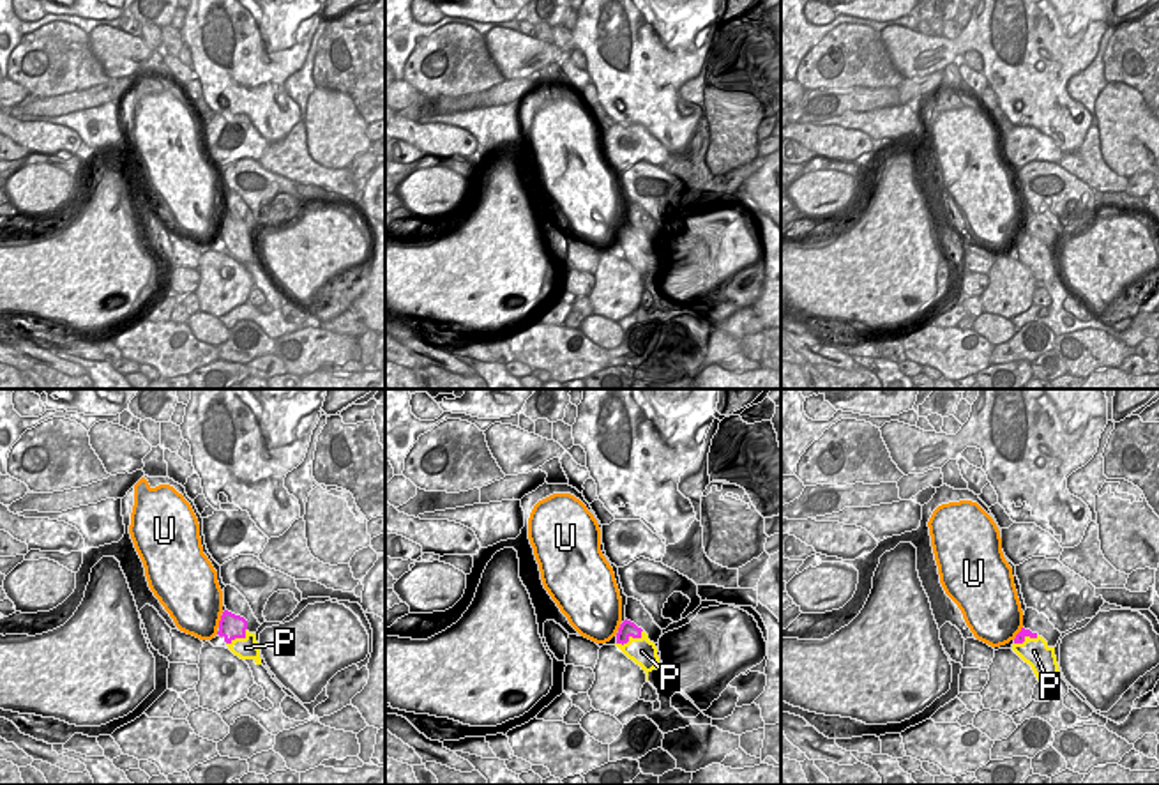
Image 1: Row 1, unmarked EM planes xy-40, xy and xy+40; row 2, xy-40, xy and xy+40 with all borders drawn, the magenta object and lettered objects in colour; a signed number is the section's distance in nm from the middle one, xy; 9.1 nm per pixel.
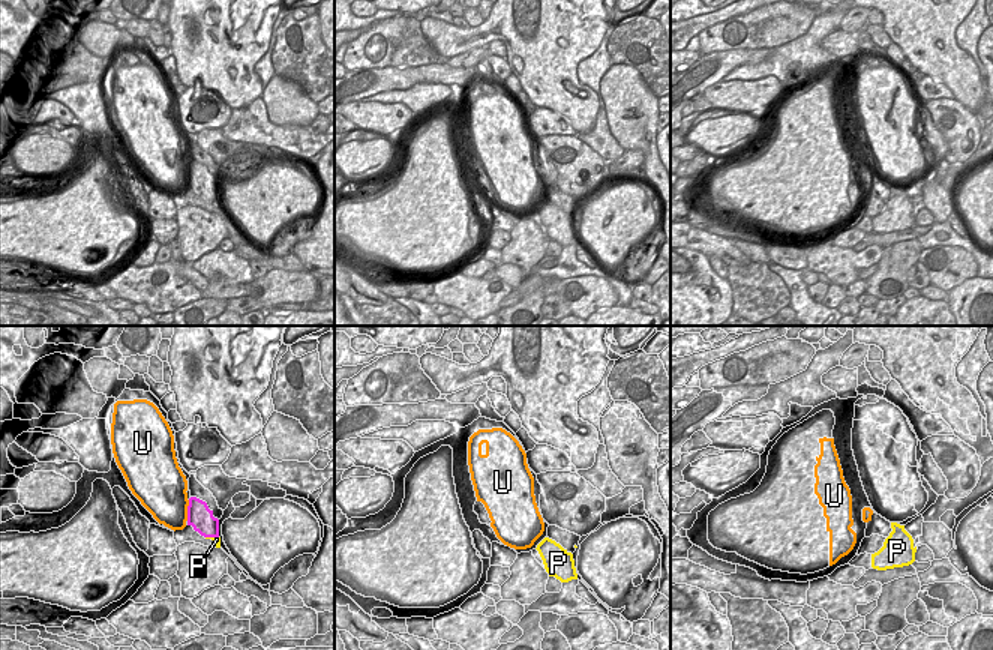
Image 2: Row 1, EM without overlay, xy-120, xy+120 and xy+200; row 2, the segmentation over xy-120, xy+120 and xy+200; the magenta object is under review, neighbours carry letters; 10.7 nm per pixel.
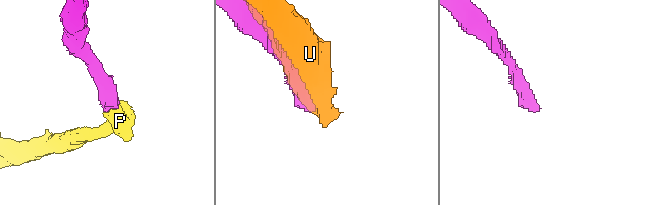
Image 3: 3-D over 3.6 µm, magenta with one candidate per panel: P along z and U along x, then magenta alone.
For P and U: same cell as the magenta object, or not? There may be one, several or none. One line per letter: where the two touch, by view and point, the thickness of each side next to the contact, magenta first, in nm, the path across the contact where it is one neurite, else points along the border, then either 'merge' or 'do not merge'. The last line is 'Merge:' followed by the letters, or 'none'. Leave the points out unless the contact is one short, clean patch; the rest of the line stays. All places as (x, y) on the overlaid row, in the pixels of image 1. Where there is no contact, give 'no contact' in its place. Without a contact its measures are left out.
P: meets magenta in xy at (631, 635); 140 nm thick on the magenta side, 240 nm on the other; border along xy (642, 630), (638, 637), (617, 644); do not merge
U: meets magenta in xy+40 at (1018, 633); 90 nm thick on the magenta side, 480 nm on the other; do not merge
Merge: none

